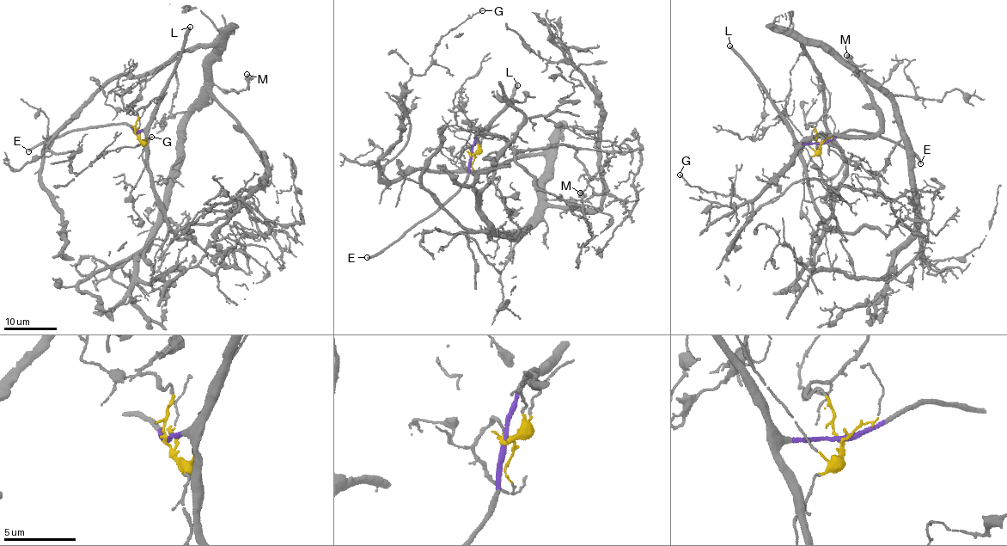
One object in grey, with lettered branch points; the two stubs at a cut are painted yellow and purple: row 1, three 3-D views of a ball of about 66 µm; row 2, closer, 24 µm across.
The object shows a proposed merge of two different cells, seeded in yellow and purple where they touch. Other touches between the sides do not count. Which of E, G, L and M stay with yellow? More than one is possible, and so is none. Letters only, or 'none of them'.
G, M

